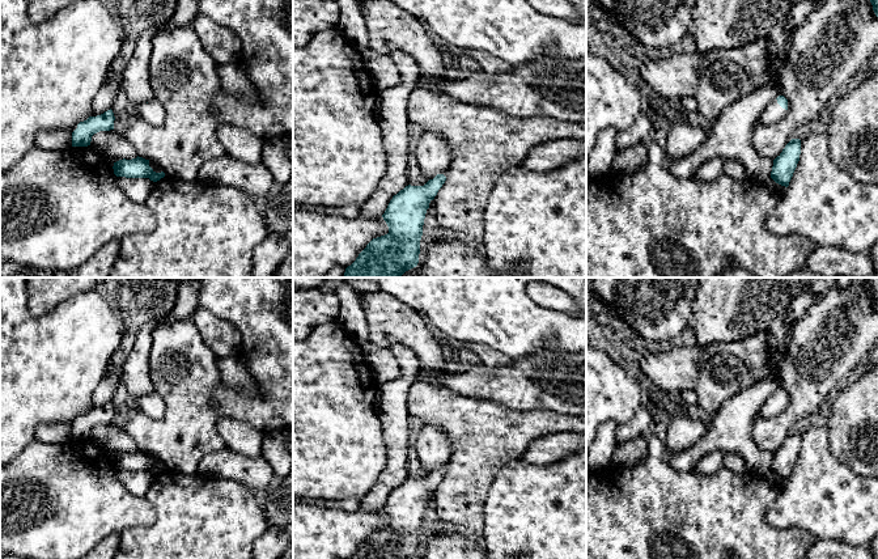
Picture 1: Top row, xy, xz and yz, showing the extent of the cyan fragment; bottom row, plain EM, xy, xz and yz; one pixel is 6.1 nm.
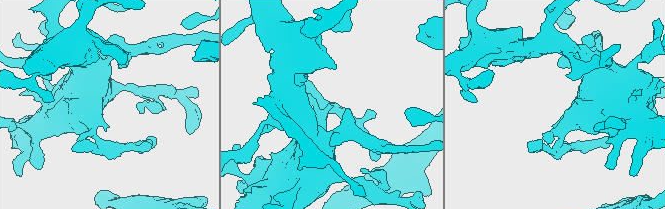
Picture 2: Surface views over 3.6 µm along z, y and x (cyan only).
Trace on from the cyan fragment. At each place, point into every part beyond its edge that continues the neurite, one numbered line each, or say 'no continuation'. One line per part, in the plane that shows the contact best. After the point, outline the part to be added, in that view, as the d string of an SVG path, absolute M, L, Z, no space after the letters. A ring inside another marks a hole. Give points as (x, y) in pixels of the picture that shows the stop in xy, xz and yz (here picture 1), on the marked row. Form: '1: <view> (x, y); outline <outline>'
1: yz (772, 113); outline M773 99L772 102L769 102L765 109L763 110L763 113L760 114L759 119L758 119L758 124L772 124L772 123L777 123L779 120L781 120L786 114L786 110L782 109L779 103L777 99Z

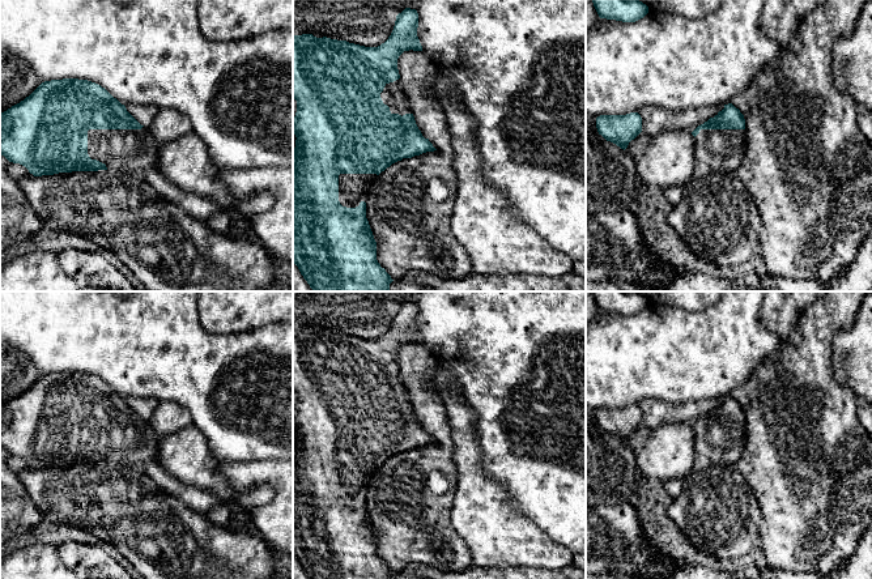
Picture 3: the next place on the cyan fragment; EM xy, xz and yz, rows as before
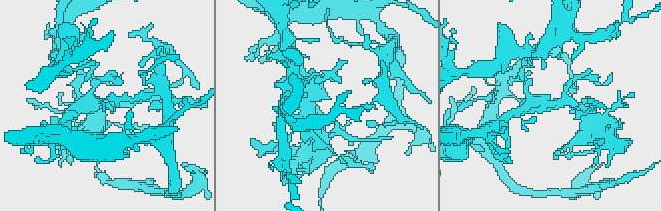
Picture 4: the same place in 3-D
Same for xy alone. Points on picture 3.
1: xy (128, 150); outline M148 127L88 131L88 154L105 163L107 170L132 173L154 169L161 146Z

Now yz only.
1: yz (723, 150); outline M701 129L694 137L696 159L733 175L748 150L748 129Z

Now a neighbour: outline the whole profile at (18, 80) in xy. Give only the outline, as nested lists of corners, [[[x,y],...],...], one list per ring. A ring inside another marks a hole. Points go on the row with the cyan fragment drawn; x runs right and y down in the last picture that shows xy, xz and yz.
[[[0,47],[0,114],[24,101],[41,84],[30,64]]]

